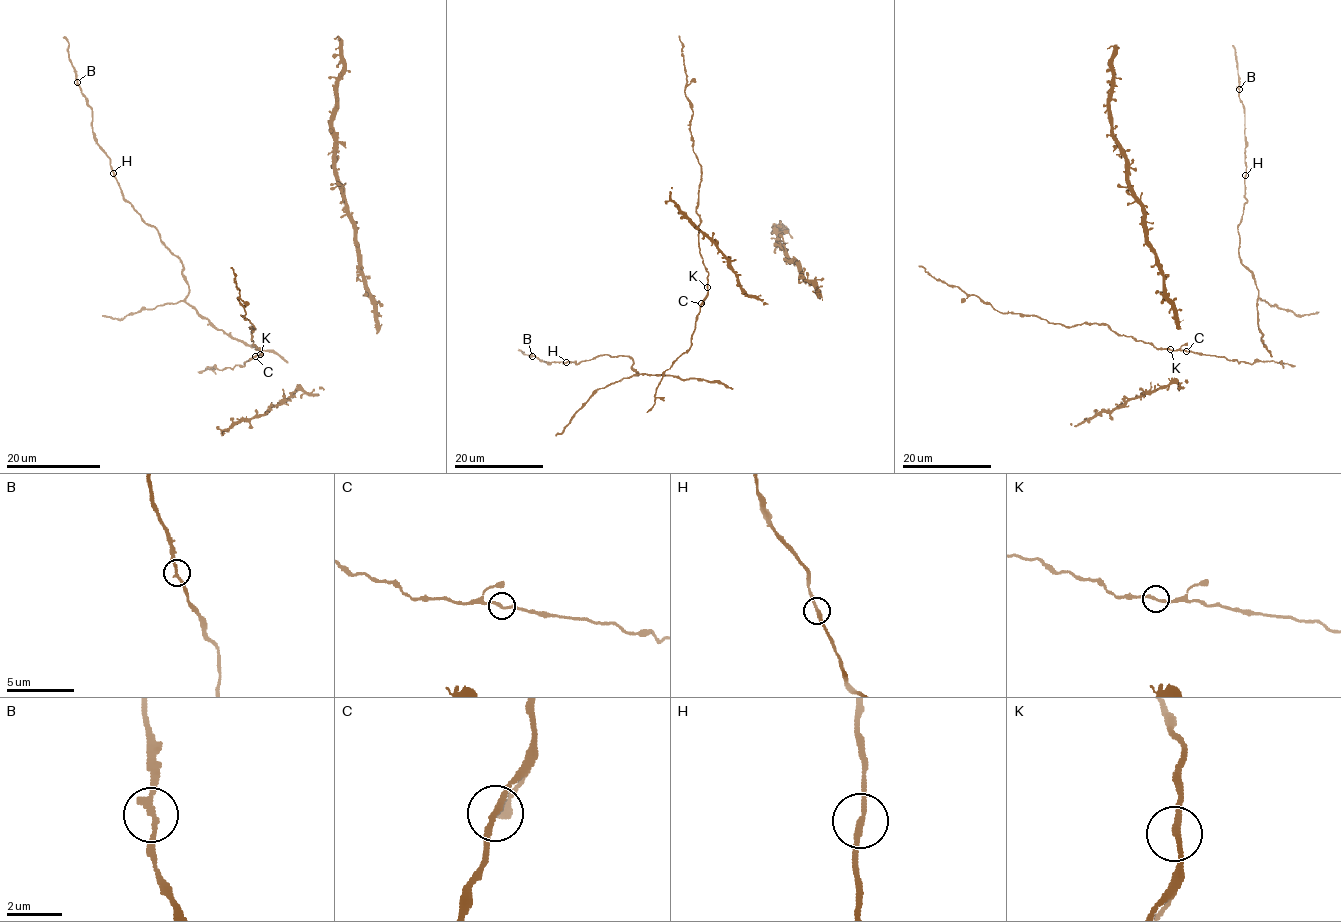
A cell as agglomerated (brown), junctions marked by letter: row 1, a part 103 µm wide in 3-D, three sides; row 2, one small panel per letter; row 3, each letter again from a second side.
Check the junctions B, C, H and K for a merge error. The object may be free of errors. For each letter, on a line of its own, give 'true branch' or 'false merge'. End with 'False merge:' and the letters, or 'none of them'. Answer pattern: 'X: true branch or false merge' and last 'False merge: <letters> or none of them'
B: true branch
C: true branch
H: true branch
K: true branch
False merge: none of them

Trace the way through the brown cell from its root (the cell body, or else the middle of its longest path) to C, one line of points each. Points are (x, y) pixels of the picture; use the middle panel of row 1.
C: (708, 286), (708, 295), (701, 304)

